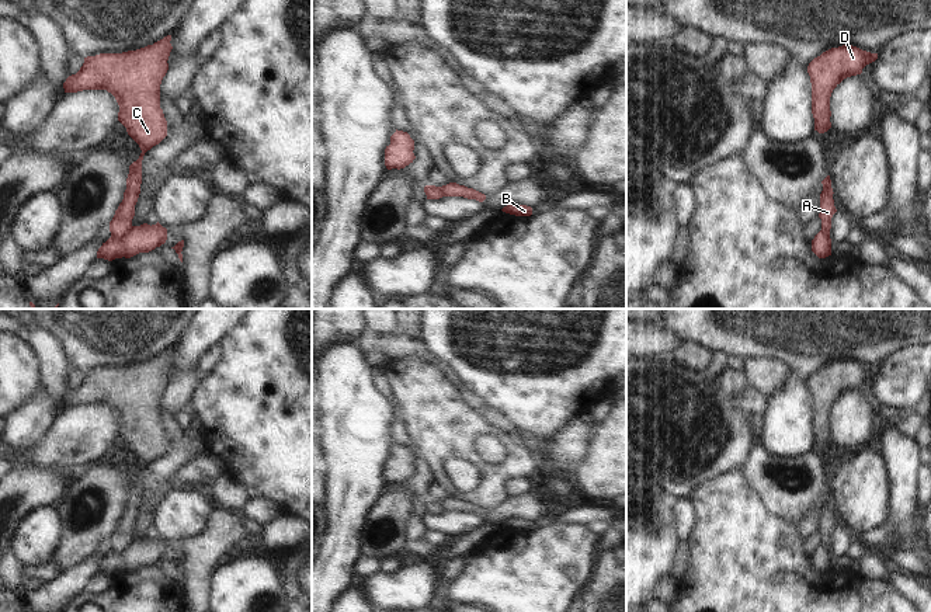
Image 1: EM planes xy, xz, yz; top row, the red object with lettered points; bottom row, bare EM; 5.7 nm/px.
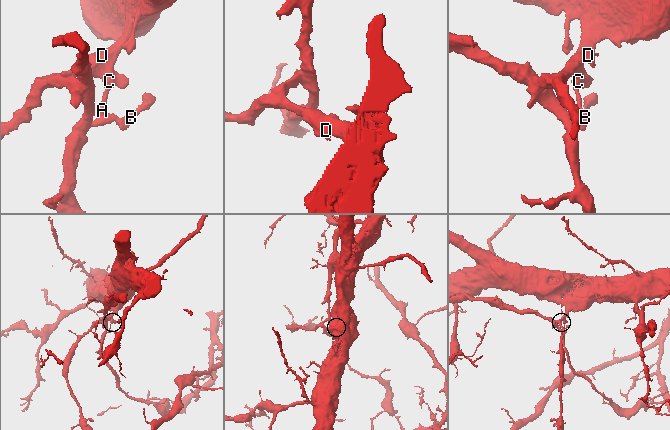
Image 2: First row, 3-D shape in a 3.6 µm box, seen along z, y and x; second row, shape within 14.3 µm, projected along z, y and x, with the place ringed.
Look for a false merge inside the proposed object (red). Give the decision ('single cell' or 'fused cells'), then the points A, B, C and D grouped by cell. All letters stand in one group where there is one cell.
fused cells; groups A C D / B

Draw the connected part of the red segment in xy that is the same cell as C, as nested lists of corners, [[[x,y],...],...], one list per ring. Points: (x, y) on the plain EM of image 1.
[[[171,350],[136,365],[100,368],[84,372],[76,389],[63,397],[65,407],[107,404],[118,420],[118,435],[139,459],[142,467],[129,480],[126,504],[112,535],[111,550],[121,553],[132,542],[140,508],[142,474],[147,465],[167,451],[167,435],[160,423],[160,399],[169,385]]]

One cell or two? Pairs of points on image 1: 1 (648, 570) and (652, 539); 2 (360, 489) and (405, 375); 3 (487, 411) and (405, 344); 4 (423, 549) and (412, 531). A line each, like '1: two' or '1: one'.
1: one
2: two
3: one
4: two

